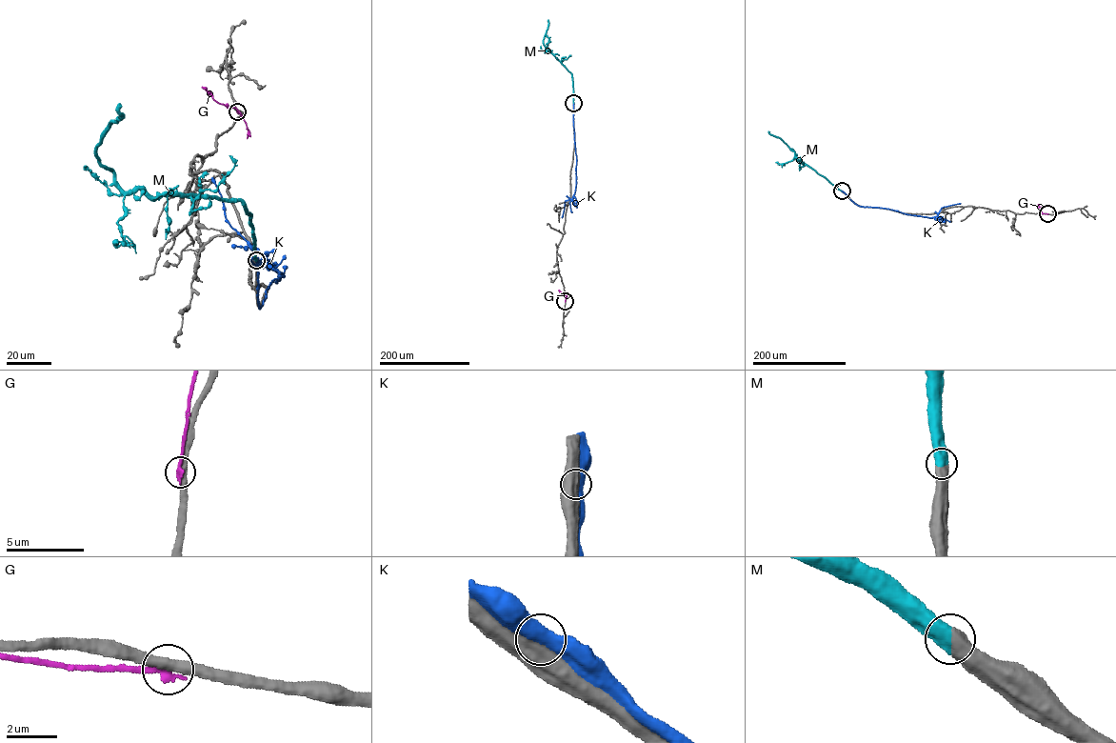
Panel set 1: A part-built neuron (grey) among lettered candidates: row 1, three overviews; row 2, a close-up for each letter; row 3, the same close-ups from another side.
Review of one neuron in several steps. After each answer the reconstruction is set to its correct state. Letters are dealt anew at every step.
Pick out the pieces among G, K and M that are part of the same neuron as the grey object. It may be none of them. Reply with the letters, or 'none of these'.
M

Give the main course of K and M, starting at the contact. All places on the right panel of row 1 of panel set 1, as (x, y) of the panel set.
K: (843, 191), (860, 206), (929, 217), (937, 216), (943, 207), (961, 203)
M: (842, 190), (798, 161), (786, 143), (768, 131)

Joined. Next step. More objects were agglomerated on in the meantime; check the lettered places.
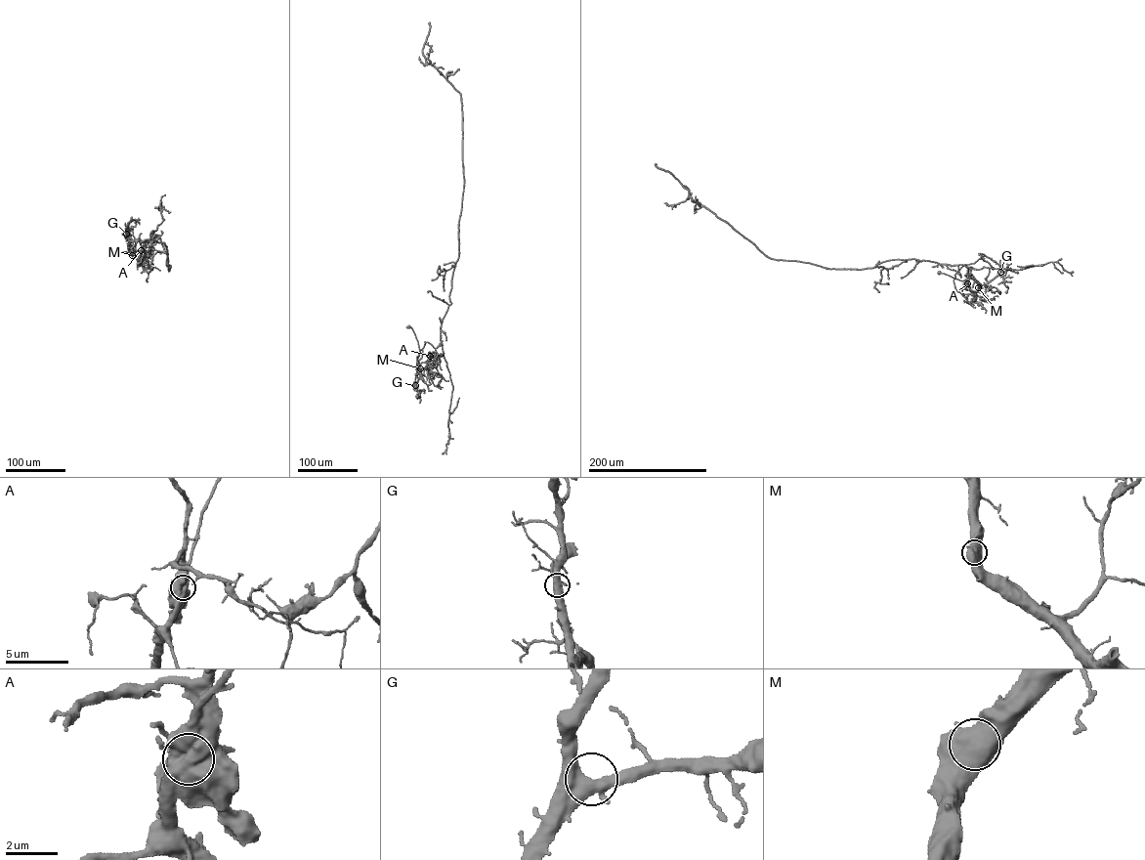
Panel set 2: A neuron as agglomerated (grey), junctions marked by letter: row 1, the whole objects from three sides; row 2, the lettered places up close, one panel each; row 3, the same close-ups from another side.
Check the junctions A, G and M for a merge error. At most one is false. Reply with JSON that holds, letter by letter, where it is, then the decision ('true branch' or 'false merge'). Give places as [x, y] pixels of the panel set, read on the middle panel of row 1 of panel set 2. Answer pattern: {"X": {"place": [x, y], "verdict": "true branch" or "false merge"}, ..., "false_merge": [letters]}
{"A": {"place": [430, 356], "verdict": "false merge"}, "G": {"place": [415, 385], "verdict": "true branch"}, "M": {"place": [420, 368], "verdict": "true branch"}, "false_merge": ["A"]}

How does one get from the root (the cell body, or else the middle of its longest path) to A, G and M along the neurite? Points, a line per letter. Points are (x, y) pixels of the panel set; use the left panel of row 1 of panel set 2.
A: (118, 253), (130, 252), (129, 248), (137, 260), (141, 250)
G: (118, 253), (130, 252), (127, 247), (131, 250), (126, 234)
M: (118, 253), (130, 252), (128, 247), (132, 255)

